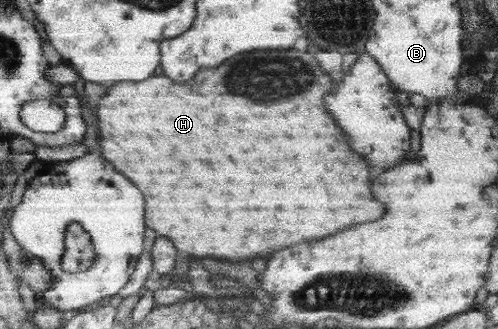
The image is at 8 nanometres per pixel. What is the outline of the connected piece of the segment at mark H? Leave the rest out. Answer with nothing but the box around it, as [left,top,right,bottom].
[98,49,384,261]

